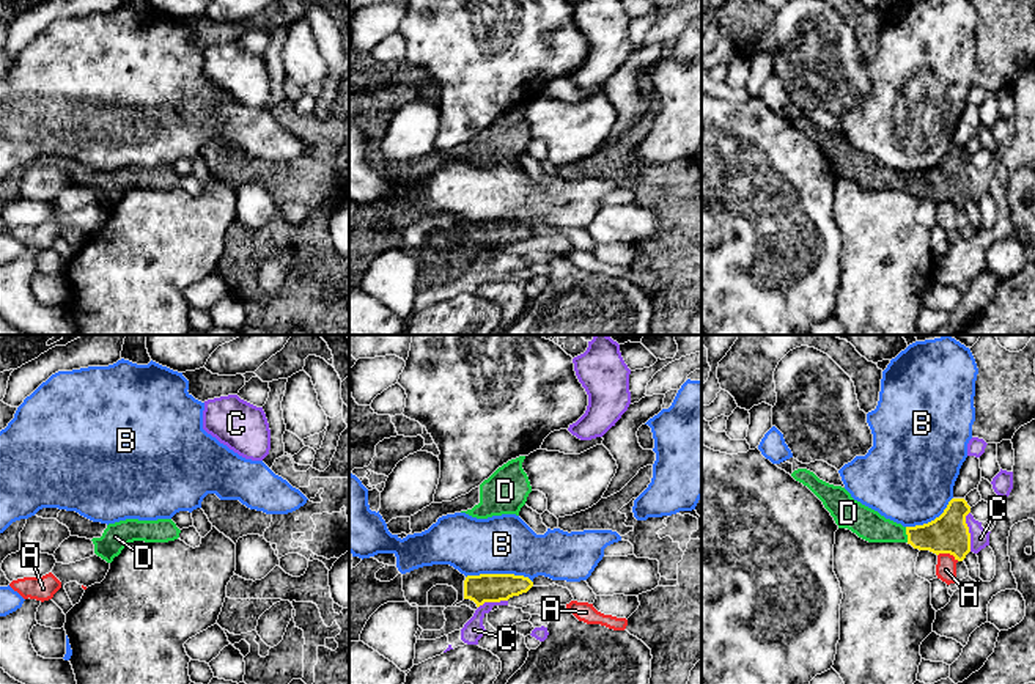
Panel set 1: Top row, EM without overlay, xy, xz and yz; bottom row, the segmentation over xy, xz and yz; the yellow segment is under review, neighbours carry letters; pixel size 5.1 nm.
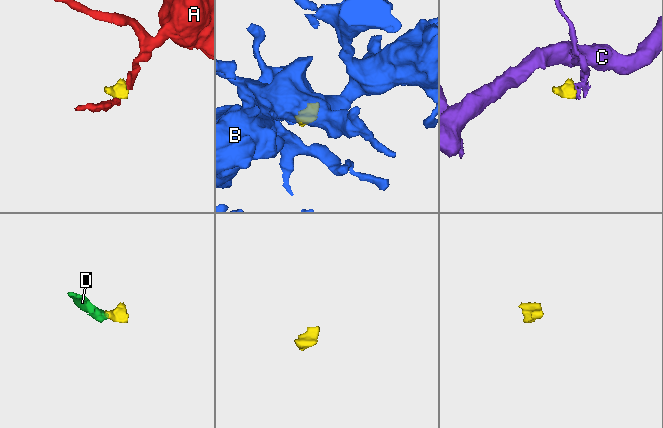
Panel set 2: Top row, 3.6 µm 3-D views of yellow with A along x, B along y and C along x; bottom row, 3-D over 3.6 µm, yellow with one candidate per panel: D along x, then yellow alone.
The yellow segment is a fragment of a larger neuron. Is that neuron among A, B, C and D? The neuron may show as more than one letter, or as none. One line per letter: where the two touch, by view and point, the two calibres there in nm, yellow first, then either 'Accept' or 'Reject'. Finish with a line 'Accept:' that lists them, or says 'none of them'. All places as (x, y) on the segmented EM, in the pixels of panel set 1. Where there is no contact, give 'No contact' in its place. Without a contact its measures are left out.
A: Touches yellow at yz (949, 552). Thickness 200 nm (yellow) against 110 nm. Reject
B: Touches yellow at xz (499, 574). Thickness 150 nm (yellow) against 300 nm. Reject
C: Touches yellow at yz (968, 532). Thickness 200 nm (yellow) against 100 nm. Reject
D: Touches yellow at yz (906, 533). Thickness 200 nm (yellow) against 160 nm. Accept
Accept: D

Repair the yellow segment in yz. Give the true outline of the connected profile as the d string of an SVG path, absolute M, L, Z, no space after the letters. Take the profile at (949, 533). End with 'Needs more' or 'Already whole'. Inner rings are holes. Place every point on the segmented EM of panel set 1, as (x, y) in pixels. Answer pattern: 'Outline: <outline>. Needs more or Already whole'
Outline: M797 469L791 476L823 502L838 528L848 528L868 542L908 542L936 555L950 553L958 561L971 552L966 524L971 506L964 498L952 498L944 513L928 524L903 527L854 500L845 487L829 484L807 469Z. Needs more

